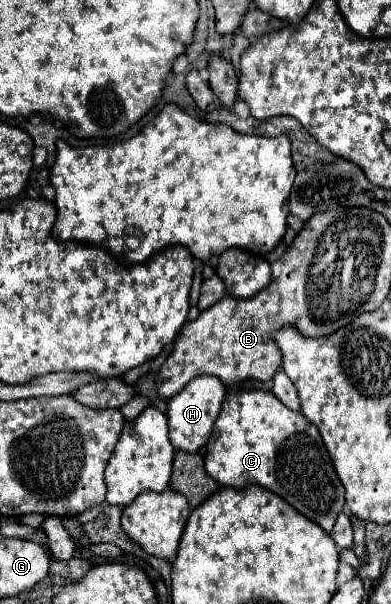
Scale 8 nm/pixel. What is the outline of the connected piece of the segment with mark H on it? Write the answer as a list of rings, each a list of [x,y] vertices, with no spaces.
[[[199,375],[199,379],[191,379],[175,399],[169,399],[169,409],[167,409],[167,423],[169,423],[169,439],[175,449],[195,453],[199,447],[203,447],[211,435],[213,421],[219,415],[223,397],[225,397],[225,385],[211,377],[211,375]]]

